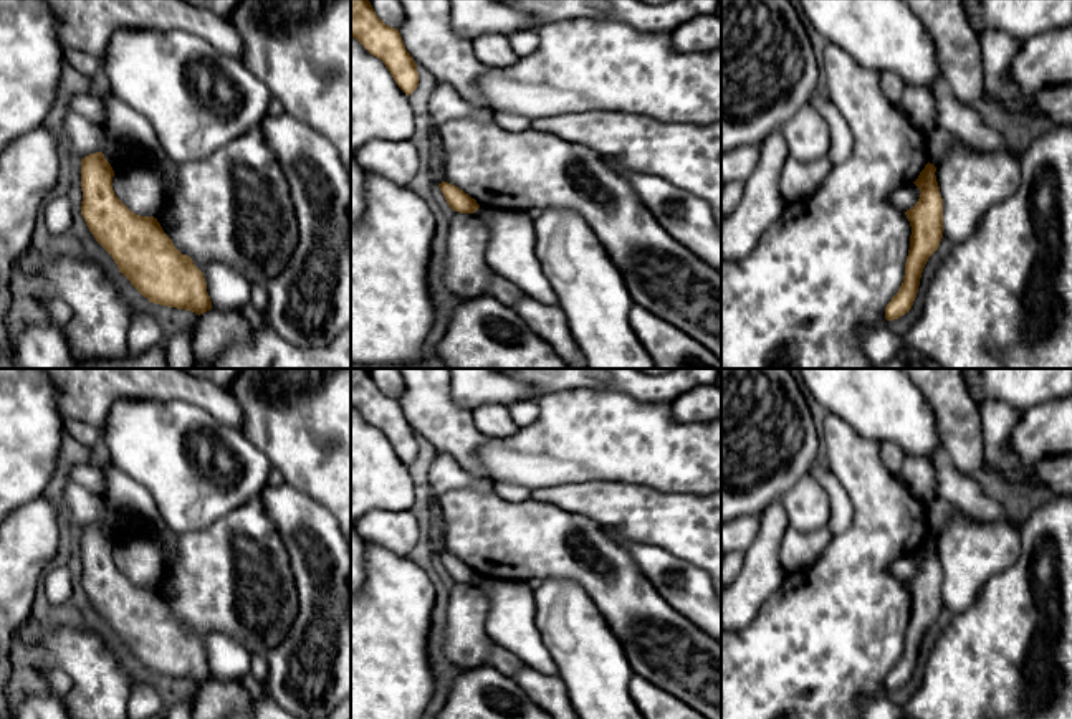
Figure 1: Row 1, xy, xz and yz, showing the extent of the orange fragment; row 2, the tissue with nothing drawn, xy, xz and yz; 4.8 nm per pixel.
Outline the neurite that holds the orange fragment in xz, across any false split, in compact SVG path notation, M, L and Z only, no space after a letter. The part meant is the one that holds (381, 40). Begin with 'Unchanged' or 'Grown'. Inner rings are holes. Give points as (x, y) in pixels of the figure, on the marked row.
Unchanged. M351 0L351 36L385 64L407 96L417 89L417 64L405 50L399 30L385 25L369 0Z

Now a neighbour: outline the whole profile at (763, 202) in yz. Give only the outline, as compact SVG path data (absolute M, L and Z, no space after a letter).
M782 129L759 144L754 172L744 180L736 210L721 223L721 261L748 255L764 230L782 213L786 198L779 187L781 170L789 157Z

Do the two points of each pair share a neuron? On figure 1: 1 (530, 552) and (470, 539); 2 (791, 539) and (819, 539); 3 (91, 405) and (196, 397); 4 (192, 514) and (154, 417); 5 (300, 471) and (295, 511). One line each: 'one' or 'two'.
1: one
2: one
3: one
4: one
5: two

